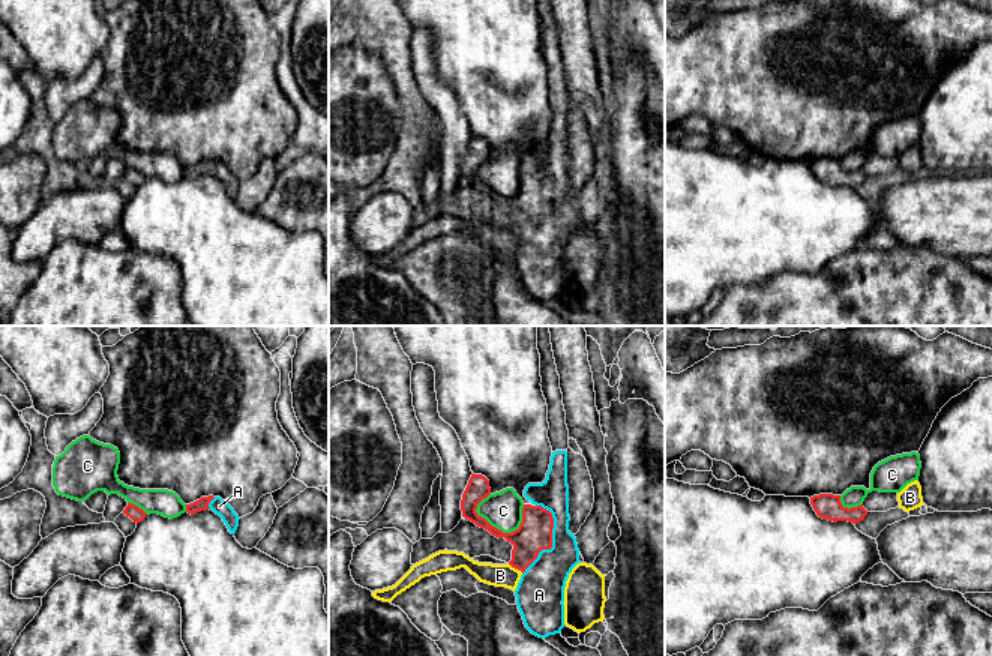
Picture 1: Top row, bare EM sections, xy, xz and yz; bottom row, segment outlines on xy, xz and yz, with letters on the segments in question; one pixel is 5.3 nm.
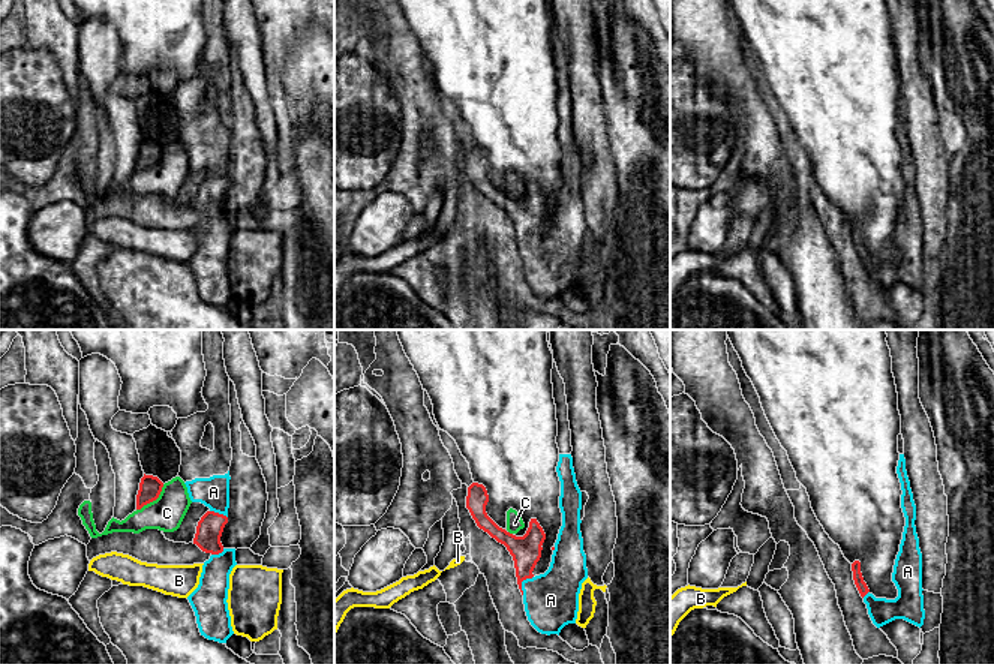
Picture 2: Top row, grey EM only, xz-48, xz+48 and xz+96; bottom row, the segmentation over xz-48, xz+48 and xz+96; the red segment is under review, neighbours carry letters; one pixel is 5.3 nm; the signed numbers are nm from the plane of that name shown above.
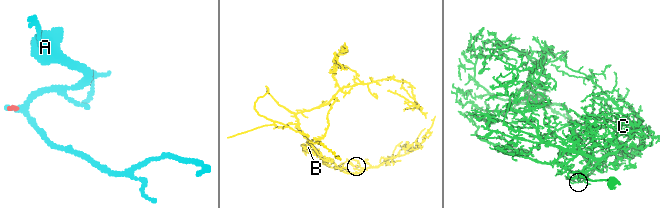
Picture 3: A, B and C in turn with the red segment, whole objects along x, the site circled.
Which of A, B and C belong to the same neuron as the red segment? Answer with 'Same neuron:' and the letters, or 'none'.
Same neuron: A

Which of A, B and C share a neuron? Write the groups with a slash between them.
A / B / C

